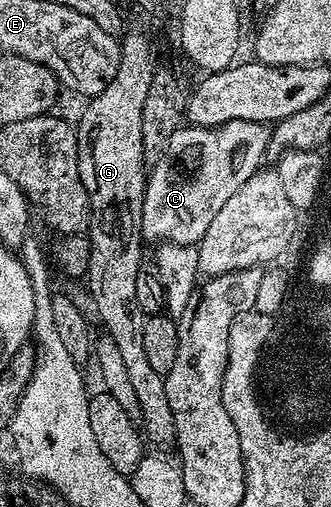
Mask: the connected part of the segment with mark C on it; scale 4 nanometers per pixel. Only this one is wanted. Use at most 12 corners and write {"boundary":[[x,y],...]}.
{"boundary":[[257,121],[178,127],[143,190],[148,244],[198,244],[268,158]]}

